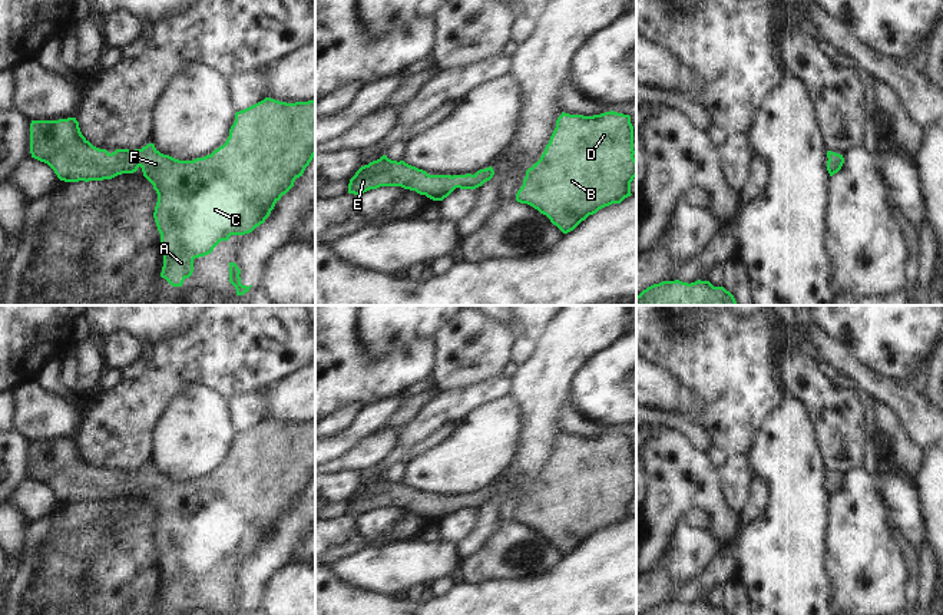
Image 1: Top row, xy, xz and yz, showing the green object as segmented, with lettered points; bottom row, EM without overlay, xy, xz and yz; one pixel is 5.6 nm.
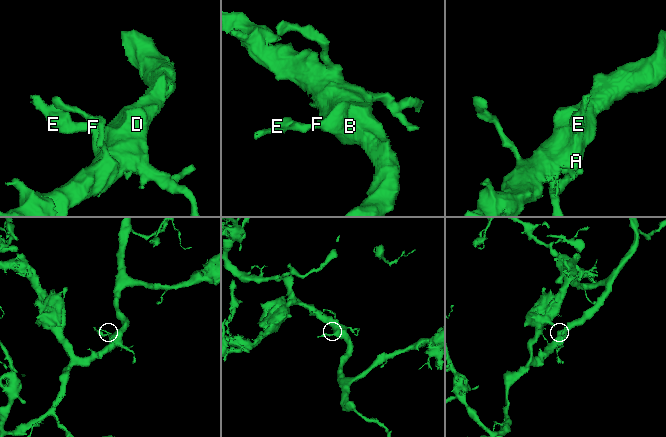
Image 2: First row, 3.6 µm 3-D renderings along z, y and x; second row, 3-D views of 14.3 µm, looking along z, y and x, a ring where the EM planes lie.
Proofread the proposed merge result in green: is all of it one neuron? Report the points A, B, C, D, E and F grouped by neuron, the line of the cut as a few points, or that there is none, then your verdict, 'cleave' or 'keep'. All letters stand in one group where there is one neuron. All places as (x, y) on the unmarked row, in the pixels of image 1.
A B C D E F; no cut; keep

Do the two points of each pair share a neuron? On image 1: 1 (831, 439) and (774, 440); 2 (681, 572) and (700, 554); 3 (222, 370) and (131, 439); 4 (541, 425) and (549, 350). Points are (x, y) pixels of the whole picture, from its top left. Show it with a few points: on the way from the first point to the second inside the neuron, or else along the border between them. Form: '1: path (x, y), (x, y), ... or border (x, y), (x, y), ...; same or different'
1: border (806, 407), (819, 443), (820, 456), (829, 470); different
2: path (685, 568), (695, 558); same
3: path (197, 370), (188, 370), (144, 413); same
4: path (542, 406), (542, 382), (549, 369); same

